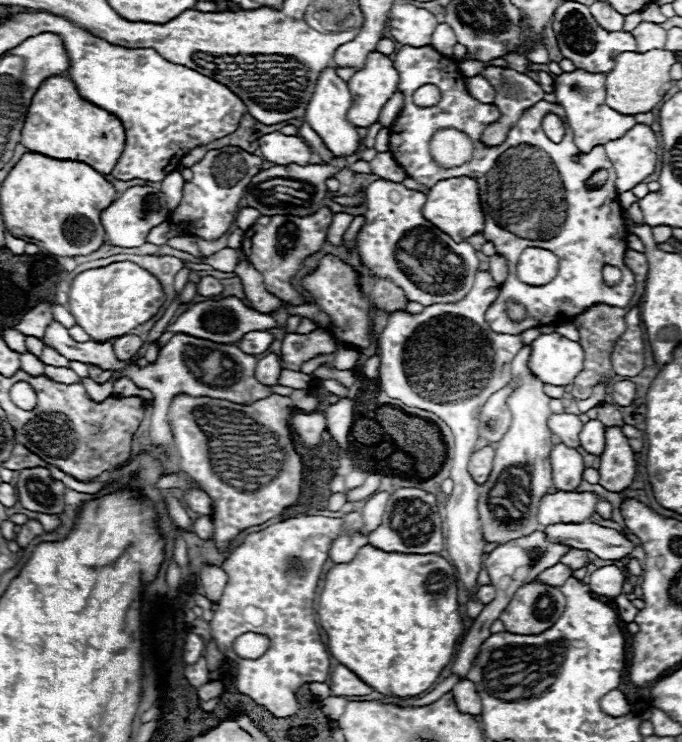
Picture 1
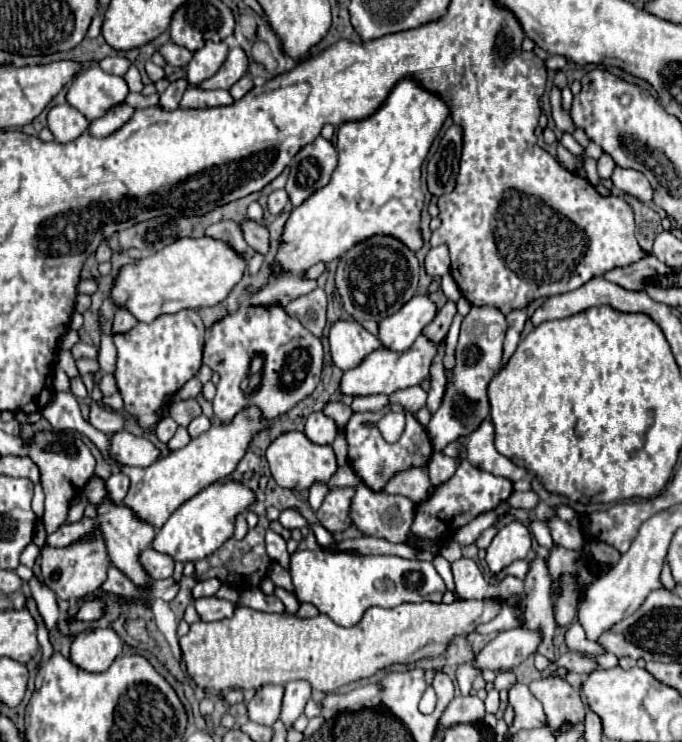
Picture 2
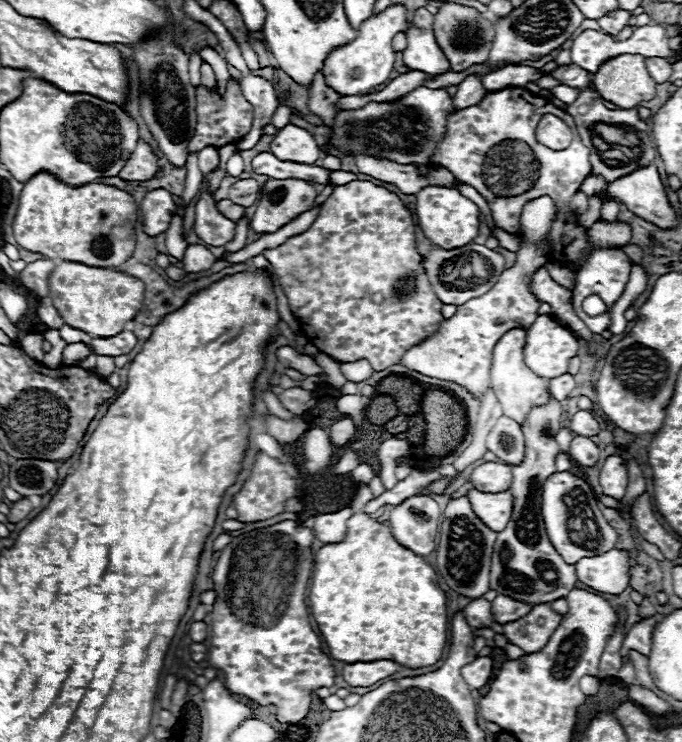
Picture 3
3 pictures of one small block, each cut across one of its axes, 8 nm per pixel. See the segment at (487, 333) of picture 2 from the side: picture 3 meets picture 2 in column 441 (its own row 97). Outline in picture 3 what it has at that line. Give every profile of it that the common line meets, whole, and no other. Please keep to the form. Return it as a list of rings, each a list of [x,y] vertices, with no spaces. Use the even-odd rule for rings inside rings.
[[[416,88],[406,98],[392,104],[368,104],[362,110],[344,110],[338,114],[330,138],[342,152],[368,152],[390,158],[400,164],[426,164],[438,140],[446,132],[446,116],[454,110],[452,98],[446,90]]]

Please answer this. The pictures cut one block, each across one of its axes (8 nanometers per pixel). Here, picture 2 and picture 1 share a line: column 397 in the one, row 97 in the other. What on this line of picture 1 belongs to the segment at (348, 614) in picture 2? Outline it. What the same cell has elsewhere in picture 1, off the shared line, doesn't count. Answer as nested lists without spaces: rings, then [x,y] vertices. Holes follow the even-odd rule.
[[[580,68],[564,72],[554,78],[554,94],[556,102],[566,110],[566,122],[572,128],[574,142],[582,152],[590,152],[598,144],[622,138],[636,124],[634,116],[620,114],[606,104],[606,74],[582,72]]]

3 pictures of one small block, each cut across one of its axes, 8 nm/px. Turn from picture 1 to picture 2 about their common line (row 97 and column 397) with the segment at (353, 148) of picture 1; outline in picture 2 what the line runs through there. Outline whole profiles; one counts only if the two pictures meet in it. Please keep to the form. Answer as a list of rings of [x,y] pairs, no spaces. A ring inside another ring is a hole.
[[[414,296],[396,314],[380,322],[380,342],[384,348],[402,352],[422,334],[424,326],[436,316],[436,304],[430,296]]]

